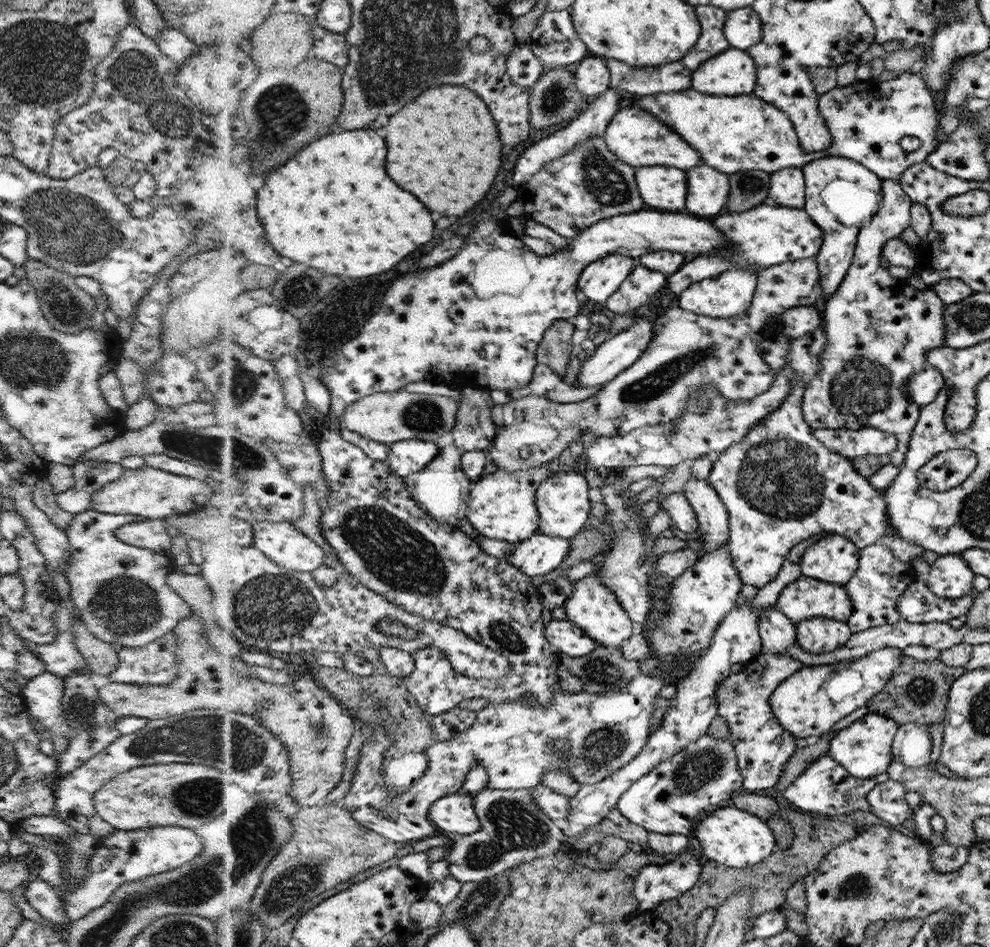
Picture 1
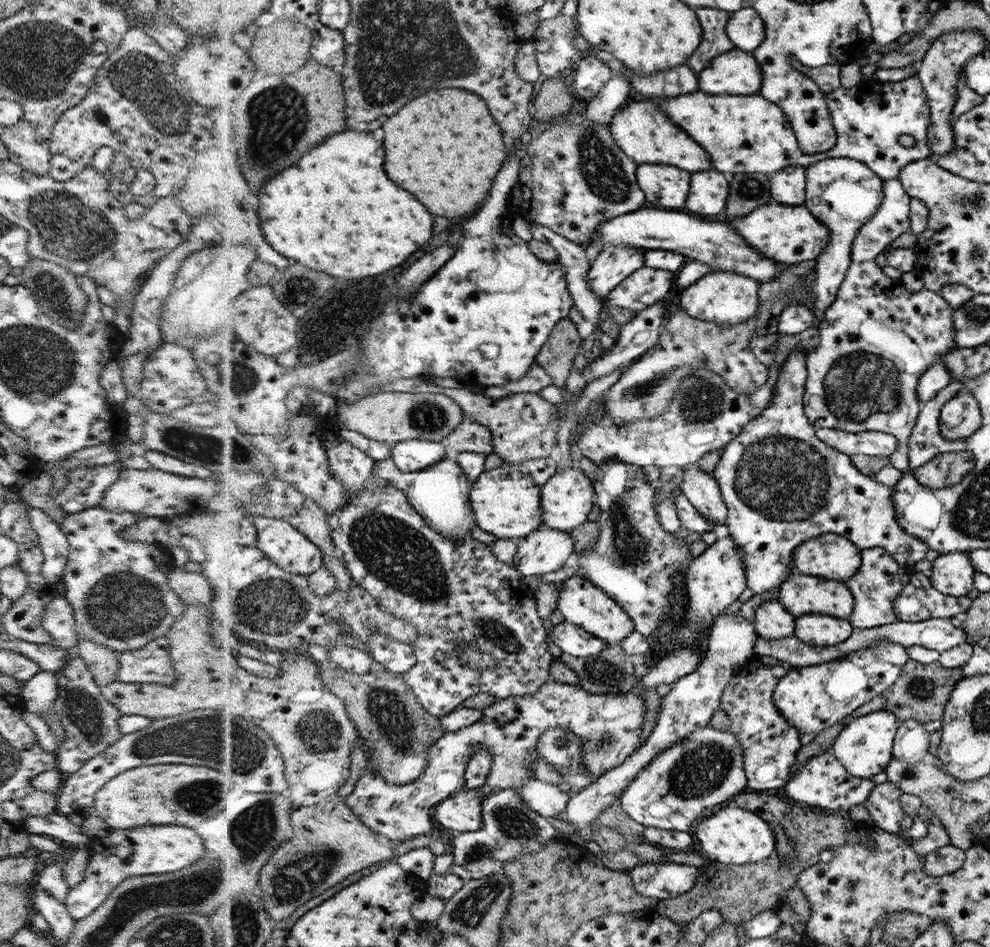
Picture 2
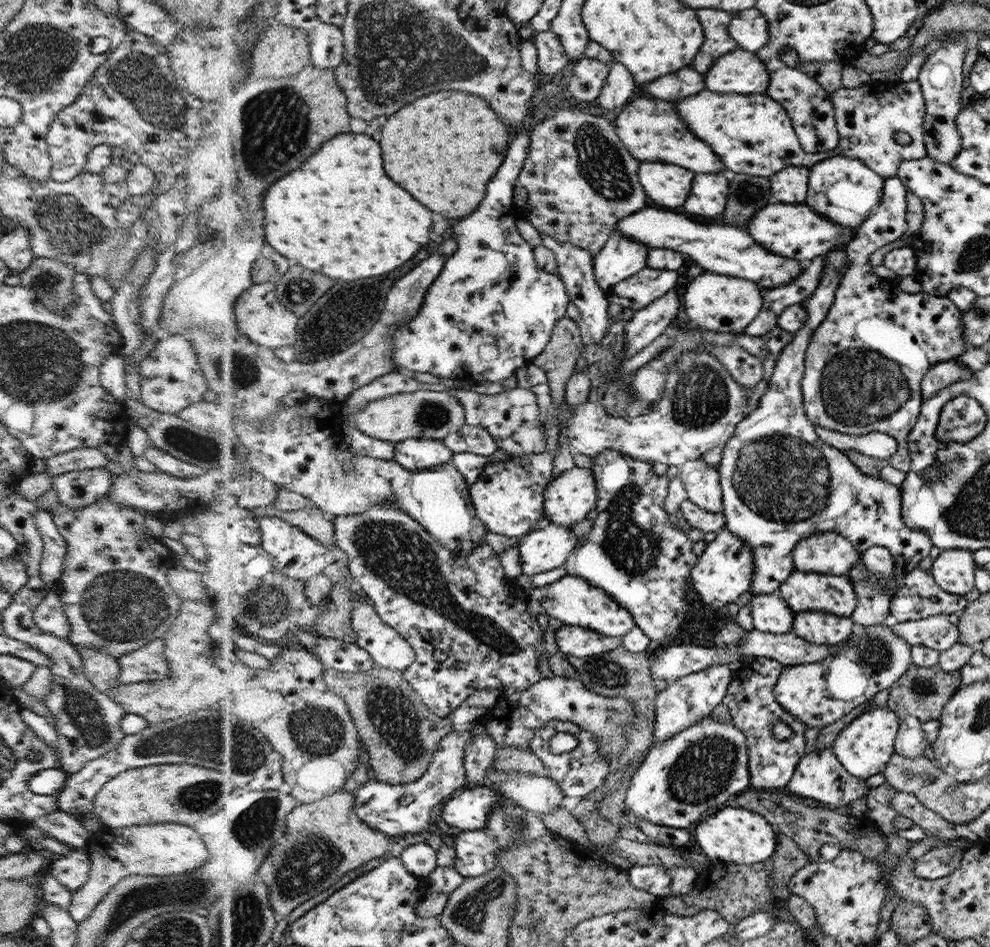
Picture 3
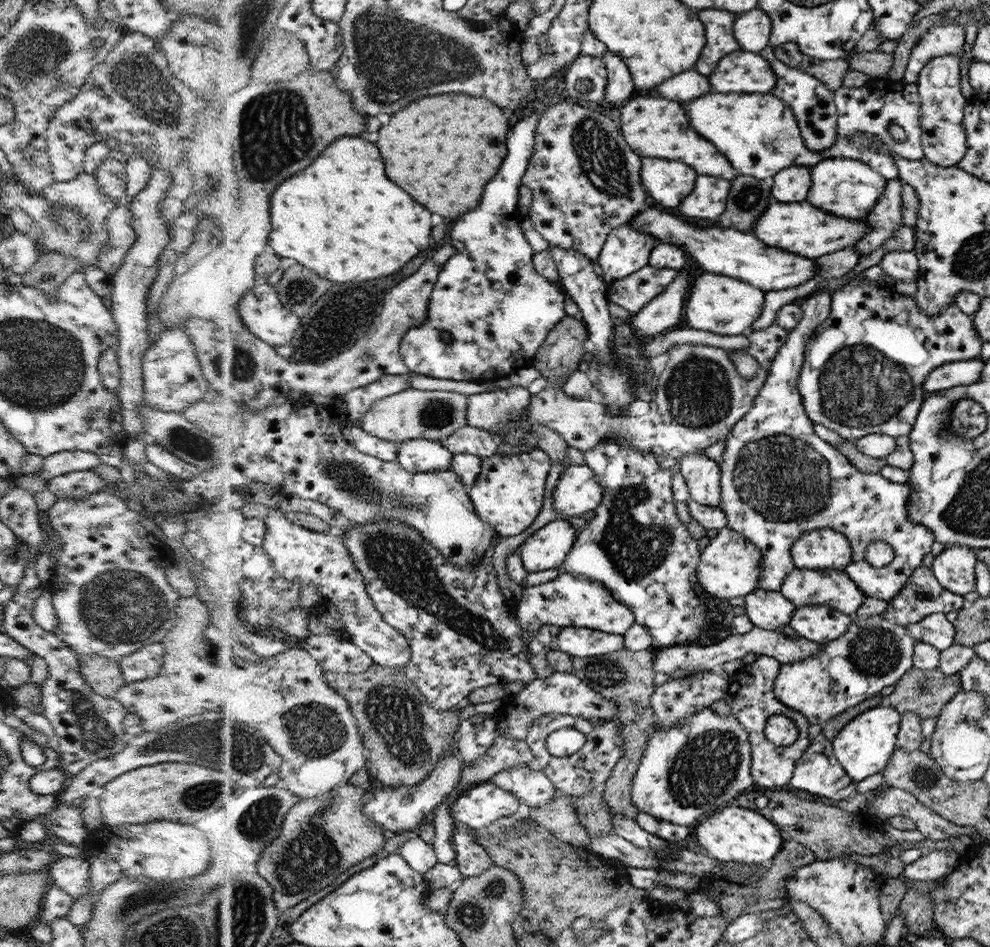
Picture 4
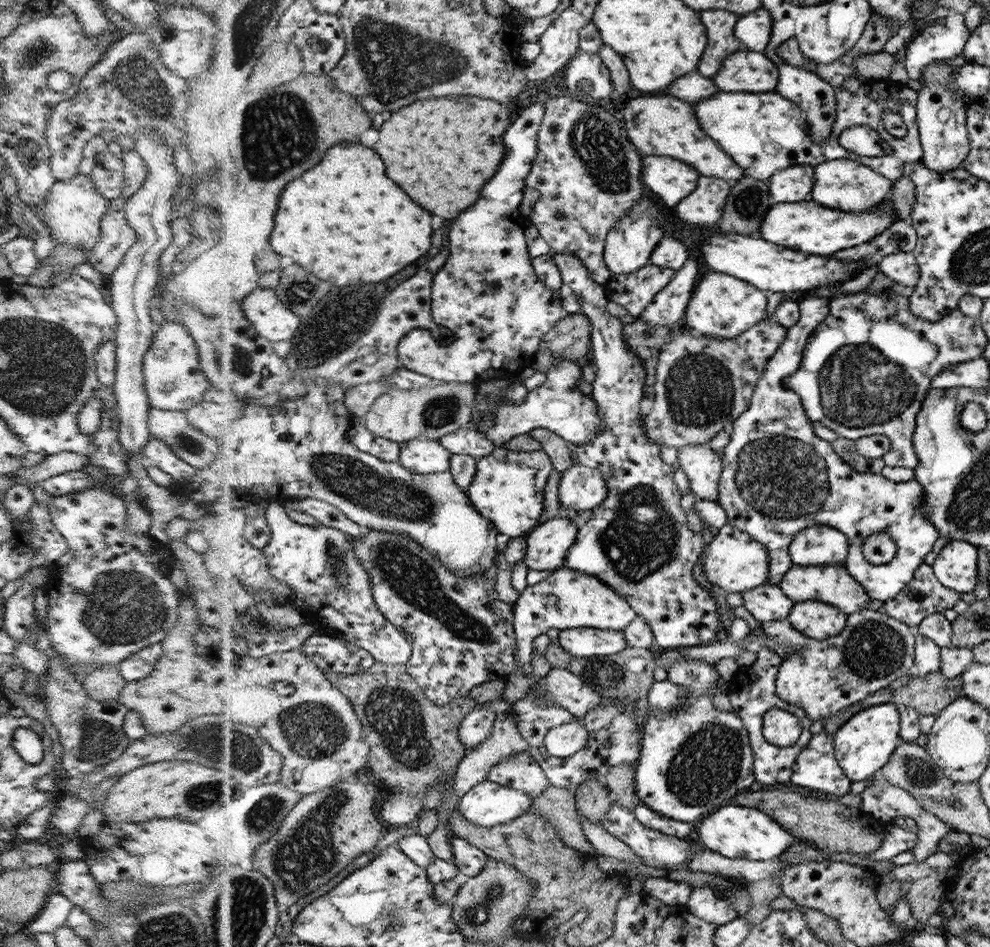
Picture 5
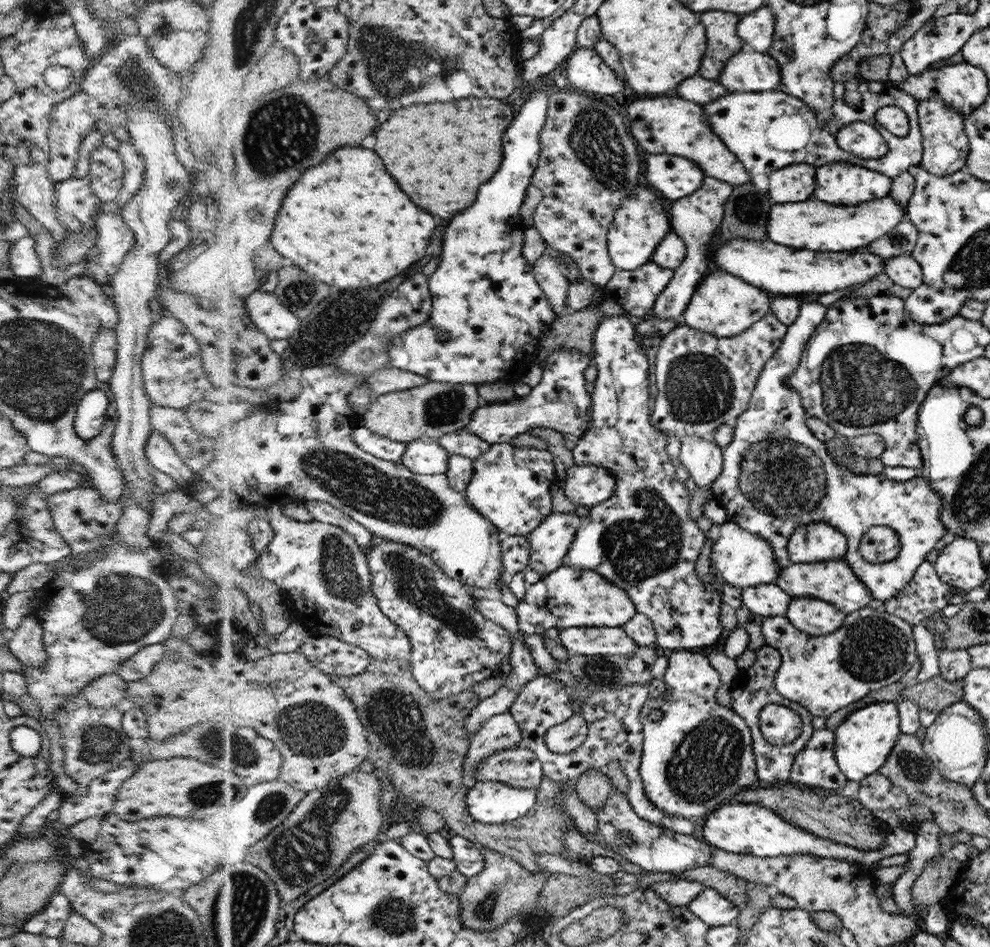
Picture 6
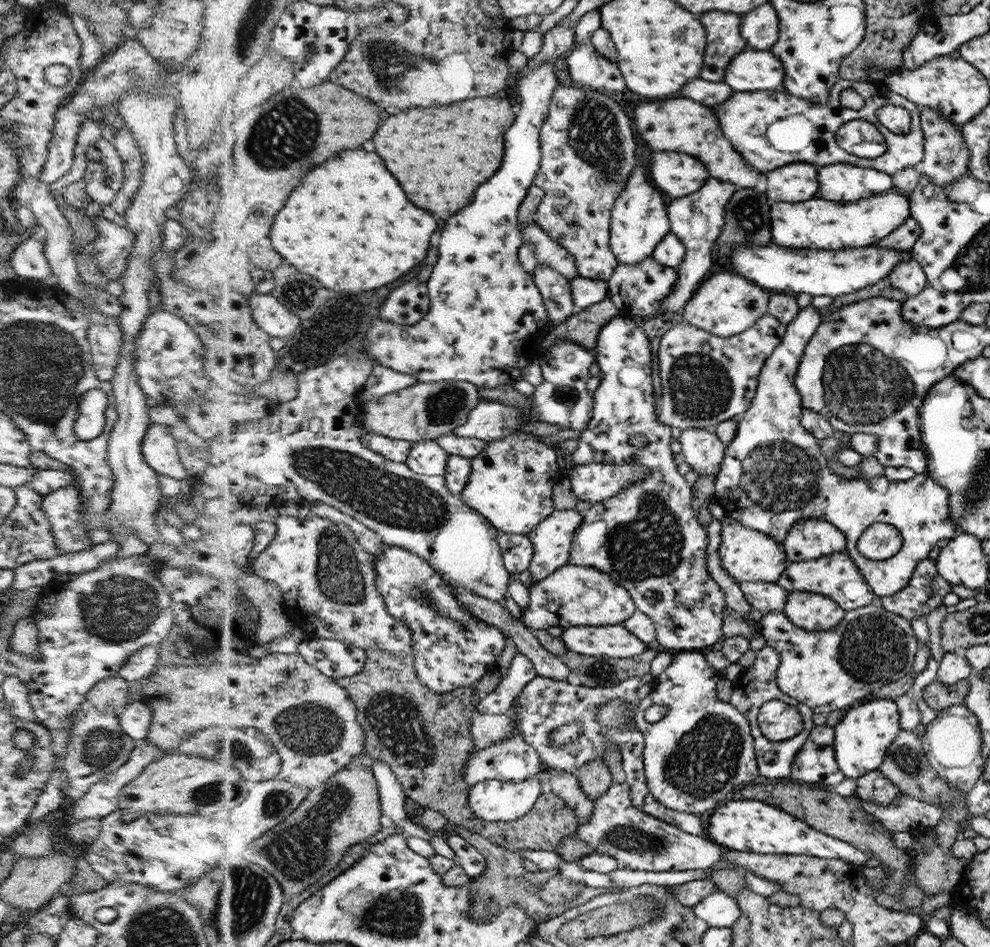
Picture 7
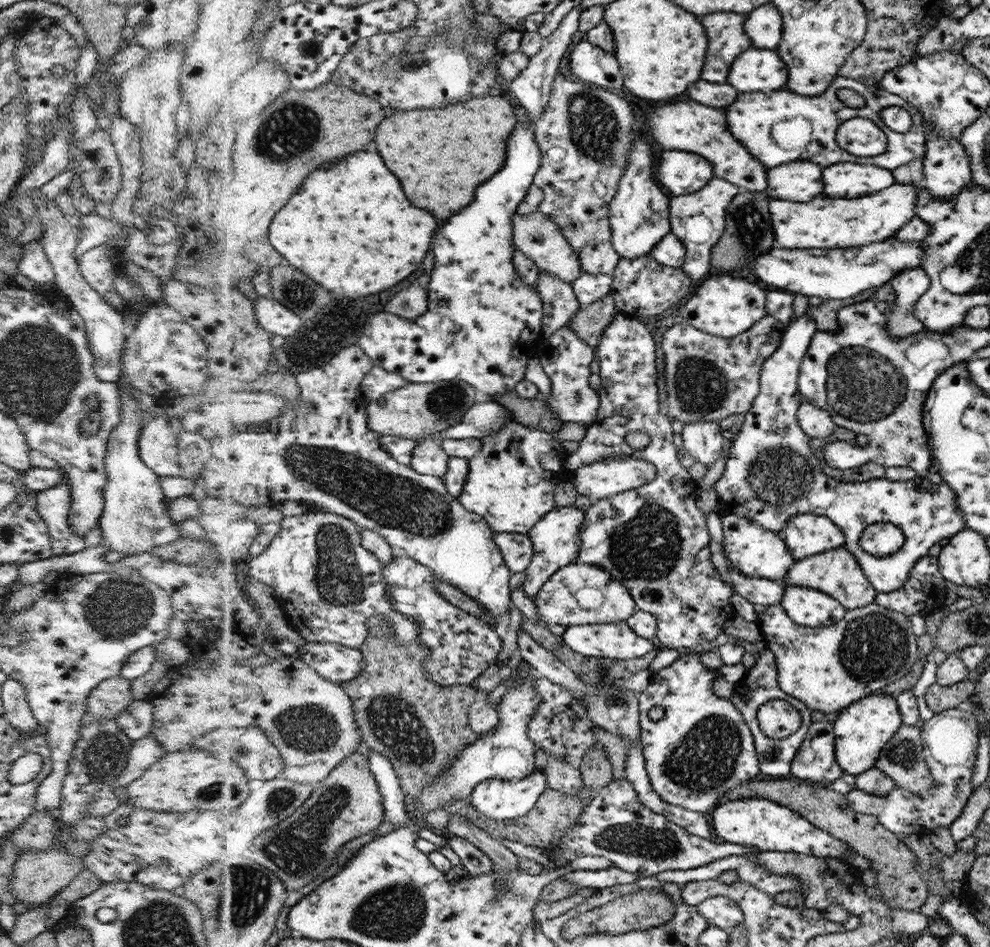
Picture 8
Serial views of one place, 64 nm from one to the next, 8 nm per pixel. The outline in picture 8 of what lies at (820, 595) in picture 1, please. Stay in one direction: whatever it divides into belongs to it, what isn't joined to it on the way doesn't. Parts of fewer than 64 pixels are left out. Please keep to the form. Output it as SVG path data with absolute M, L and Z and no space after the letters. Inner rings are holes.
M843 546L810 555L802 560L795 560L789 575L780 580L780 583L782 586L796 585L821 590L824 594L833 595L848 611L876 602L878 593L872 583L866 579L856 555Z

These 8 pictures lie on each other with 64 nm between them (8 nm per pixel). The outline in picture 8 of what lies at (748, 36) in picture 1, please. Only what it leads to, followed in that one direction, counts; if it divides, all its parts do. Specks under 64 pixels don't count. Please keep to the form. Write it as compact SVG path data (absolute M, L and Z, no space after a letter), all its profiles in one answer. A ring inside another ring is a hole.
M770 2L770 6L760 6L758 10L752 10L746 18L746 34L750 34L753 48L776 48L784 40L784 22L781 11Z

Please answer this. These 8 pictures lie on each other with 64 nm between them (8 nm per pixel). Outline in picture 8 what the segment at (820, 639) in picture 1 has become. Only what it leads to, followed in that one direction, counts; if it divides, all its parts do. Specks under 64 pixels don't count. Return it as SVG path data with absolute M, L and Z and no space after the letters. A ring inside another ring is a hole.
M786 585L784 600L786 614L795 623L809 627L823 627L836 624L848 612L833 595L805 586Z

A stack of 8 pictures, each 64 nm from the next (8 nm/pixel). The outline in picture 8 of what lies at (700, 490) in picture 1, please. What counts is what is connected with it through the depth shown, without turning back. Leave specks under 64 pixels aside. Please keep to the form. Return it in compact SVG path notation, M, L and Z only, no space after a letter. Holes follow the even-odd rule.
M694 422L684 426L681 434L684 448L694 457L694 462L709 466L722 457L722 445L726 440L719 422Z

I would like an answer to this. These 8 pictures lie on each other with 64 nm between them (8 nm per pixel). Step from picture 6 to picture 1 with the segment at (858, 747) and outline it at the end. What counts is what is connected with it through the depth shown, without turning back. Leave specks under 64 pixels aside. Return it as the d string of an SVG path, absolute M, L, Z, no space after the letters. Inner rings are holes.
M868 712L864 717L842 728L826 746L827 753L840 764L851 776L858 779L875 778L887 772L893 761L892 744L900 725L887 715Z

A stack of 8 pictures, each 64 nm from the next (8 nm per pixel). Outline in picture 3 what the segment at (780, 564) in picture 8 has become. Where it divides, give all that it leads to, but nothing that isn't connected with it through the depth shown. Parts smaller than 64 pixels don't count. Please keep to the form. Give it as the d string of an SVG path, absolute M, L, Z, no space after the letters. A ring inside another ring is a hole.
M724 529L714 541L707 543L702 556L690 574L691 584L698 594L698 600L703 604L703 610L712 608L722 611L724 606L733 603L738 596L752 589L754 579L754 551L748 543L742 541L737 534Z

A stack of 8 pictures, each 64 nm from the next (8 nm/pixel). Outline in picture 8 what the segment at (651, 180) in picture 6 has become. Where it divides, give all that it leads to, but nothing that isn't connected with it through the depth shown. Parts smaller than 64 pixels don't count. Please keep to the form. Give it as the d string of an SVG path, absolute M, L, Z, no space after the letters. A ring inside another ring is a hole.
M669 150L662 152L658 158L658 180L666 189L670 190L671 196L689 195L697 193L698 190L709 184L709 180L714 178L714 166L708 162L707 158L700 154L690 154L690 152L680 152L680 150Z

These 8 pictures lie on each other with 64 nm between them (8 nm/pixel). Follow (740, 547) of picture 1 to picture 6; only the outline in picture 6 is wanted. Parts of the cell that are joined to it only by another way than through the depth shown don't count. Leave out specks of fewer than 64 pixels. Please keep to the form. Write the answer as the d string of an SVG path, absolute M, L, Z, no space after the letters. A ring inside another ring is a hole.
M830 162L817 167L817 188L812 198L833 205L854 206L888 196L892 186L893 178L889 175L850 162ZM802 302L796 321L785 331L784 341L761 371L760 380L753 390L749 408L737 418L734 437L724 450L724 472L718 476L717 482L712 485L712 496L726 510L727 520L738 523L746 530L753 532L762 539L766 539L776 551L778 566L781 570L791 564L789 556L789 540L794 532L802 525L811 522L825 522L837 527L846 535L849 542L846 562L850 563L853 571L873 593L873 598L887 601L896 597L910 581L921 564L926 561L928 553L936 542L946 536L945 523L941 521L942 495L933 489L930 481L920 474L904 482L896 482L880 475L854 474L846 468L840 468L833 457L828 453L827 446L813 435L808 426L808 412L801 395L791 387L788 379L792 377L798 367L808 345L811 343L817 327L826 320L828 308L818 302ZM873 526L891 526L901 539L901 552L892 561L874 565L860 552L862 537Z

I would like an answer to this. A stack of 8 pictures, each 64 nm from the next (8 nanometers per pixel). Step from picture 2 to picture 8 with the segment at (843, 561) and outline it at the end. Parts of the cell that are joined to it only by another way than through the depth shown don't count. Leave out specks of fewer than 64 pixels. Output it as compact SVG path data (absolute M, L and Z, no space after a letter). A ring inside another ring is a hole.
M804 513L790 517L781 534L796 561L845 544L841 527L833 519L819 514Z

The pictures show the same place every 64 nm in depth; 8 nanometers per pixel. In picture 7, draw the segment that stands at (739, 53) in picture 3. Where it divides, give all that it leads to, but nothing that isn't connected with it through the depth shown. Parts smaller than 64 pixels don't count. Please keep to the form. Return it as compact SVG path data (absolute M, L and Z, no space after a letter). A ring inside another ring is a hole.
M748 48L746 52L738 54L734 62L730 61L730 70L726 70L726 84L738 92L772 91L782 89L785 83L785 65L770 51Z

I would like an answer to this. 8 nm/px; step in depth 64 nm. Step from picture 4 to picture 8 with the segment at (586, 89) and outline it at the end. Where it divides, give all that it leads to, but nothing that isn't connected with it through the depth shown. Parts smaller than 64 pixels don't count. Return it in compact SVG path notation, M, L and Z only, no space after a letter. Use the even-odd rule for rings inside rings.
M586 39L572 45L569 65L572 73L580 81L592 83L604 89L622 89L624 85L617 55L605 51Z

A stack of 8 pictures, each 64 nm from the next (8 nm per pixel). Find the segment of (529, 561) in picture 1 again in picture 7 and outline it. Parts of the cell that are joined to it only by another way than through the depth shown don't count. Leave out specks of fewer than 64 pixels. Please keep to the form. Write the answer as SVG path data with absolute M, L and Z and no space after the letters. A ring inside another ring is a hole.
M576 509L554 510L546 520L537 525L537 528L527 534L527 537L533 544L533 556L529 567L532 583L534 586L538 582L544 581L544 578L550 577L550 574L557 573L562 566L565 566L572 556L573 545L576 544L577 530L581 528L582 514Z

